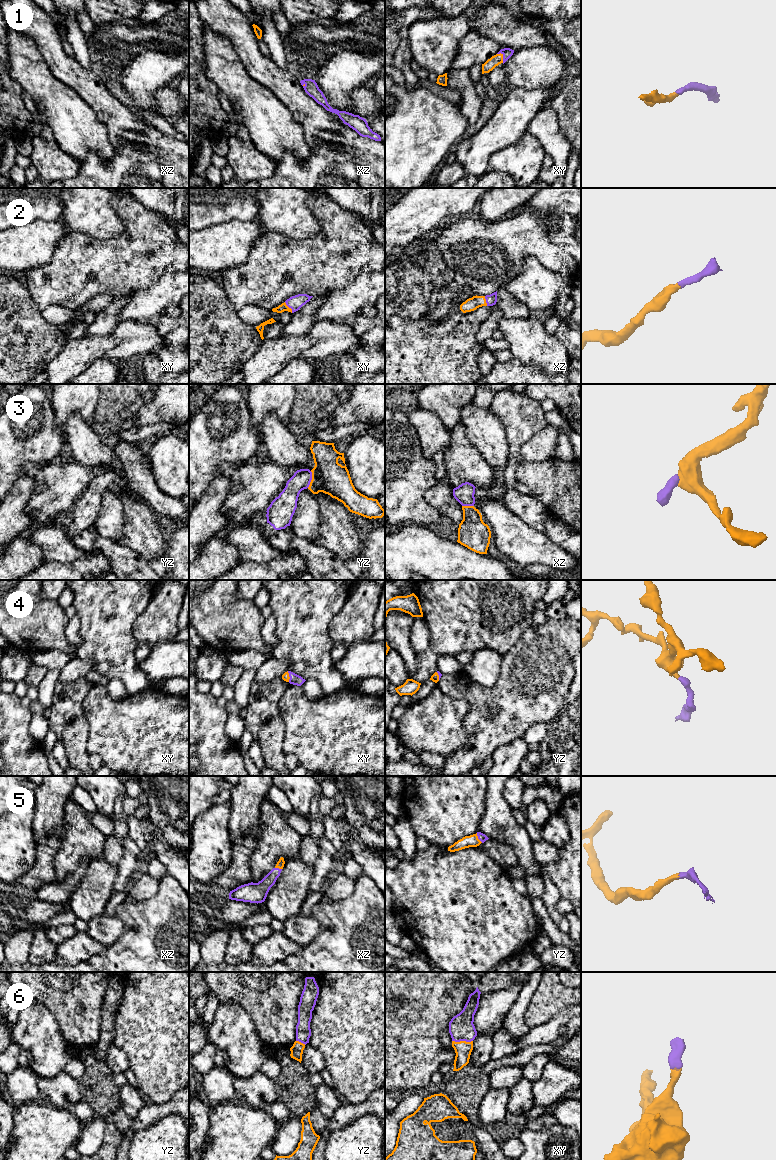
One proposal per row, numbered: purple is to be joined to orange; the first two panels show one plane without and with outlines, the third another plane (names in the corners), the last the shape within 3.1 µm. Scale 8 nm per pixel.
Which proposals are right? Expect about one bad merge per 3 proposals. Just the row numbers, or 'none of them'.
1, 2, 3, 4, 5, 6

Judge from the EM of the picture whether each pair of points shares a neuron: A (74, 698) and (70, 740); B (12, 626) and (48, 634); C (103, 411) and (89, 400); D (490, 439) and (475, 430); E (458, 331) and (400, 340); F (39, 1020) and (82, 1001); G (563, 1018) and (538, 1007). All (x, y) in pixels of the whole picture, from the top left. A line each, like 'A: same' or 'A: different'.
A: same
B: same
C: different
D: same
E: same
F: different
G: different

